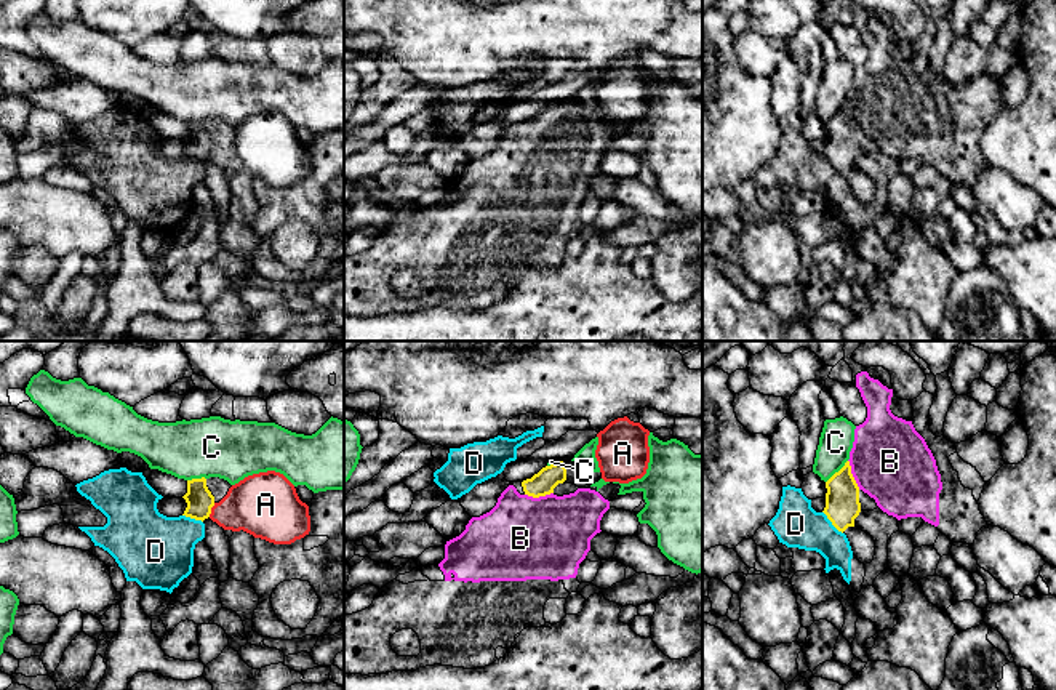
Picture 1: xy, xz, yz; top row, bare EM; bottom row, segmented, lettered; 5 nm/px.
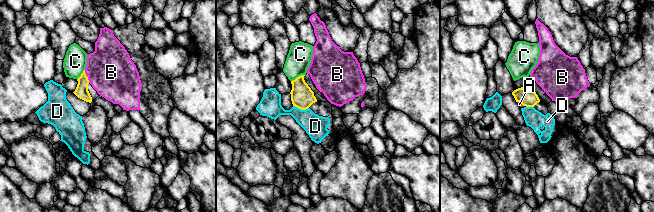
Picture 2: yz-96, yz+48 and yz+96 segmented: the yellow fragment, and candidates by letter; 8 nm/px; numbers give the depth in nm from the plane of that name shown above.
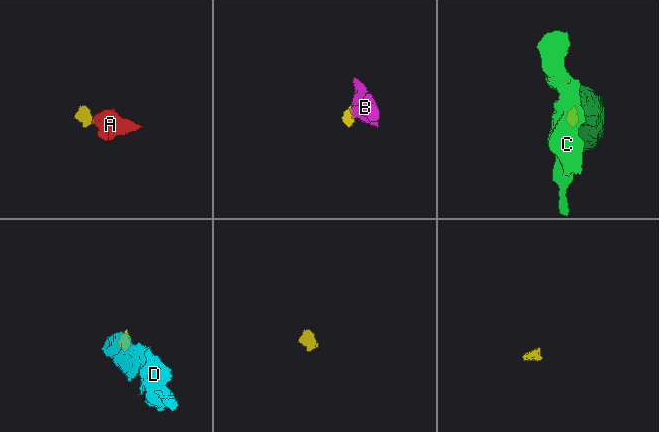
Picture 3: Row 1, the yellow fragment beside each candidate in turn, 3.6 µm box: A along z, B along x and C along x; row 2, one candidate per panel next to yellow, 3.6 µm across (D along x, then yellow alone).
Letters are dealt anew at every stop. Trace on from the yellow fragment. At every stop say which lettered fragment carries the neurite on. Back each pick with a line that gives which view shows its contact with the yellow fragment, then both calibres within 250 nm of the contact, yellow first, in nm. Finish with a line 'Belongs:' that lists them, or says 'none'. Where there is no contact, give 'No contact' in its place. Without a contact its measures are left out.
A: Touches yellow in xy. Thickness 140 nm (yellow) against 300 nm
B: Touches yellow in yz. Thickness 180 nm (yellow) against 400 nm
Belongs: A, B

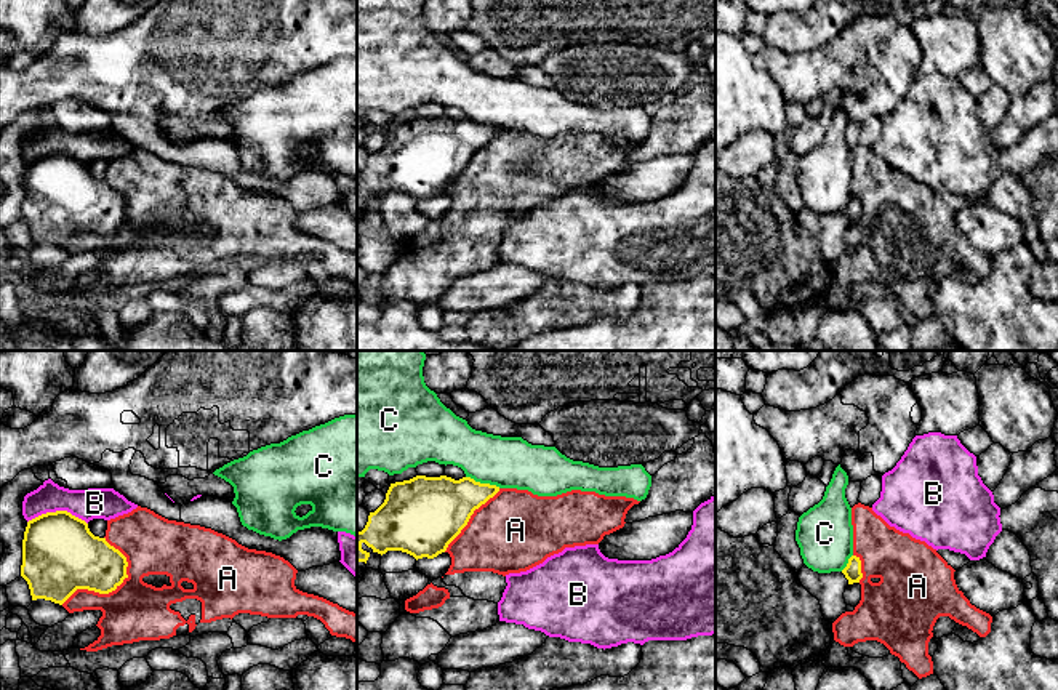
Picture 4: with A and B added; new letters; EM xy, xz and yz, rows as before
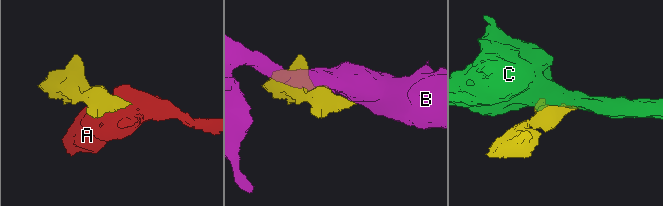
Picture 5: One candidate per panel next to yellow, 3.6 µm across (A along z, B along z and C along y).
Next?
Belongs: none

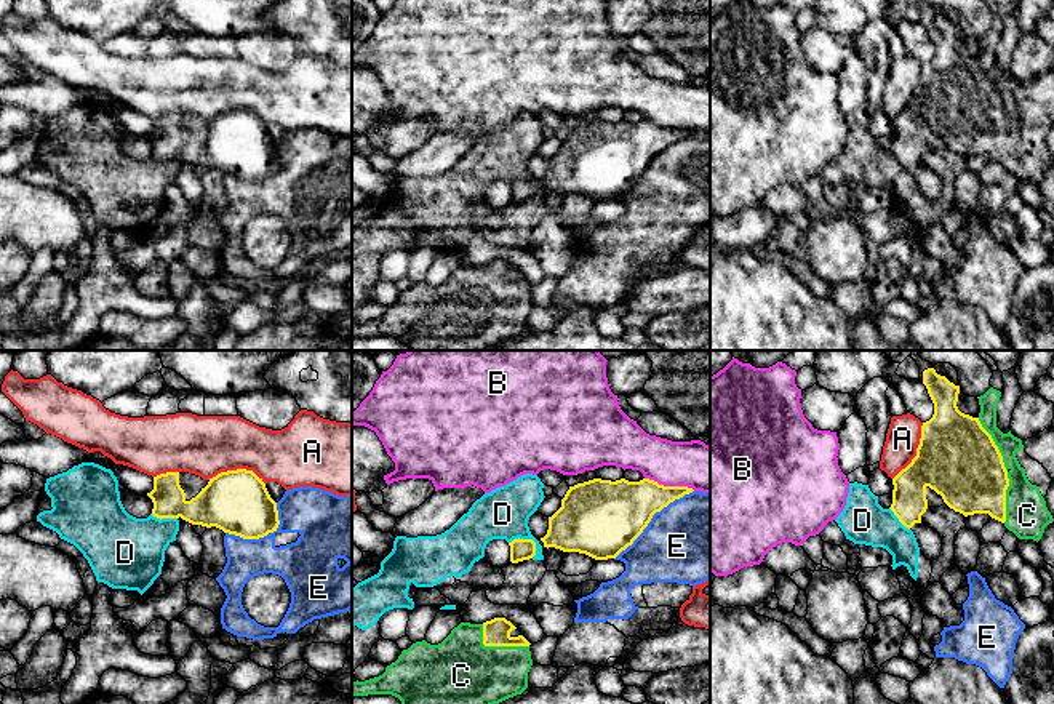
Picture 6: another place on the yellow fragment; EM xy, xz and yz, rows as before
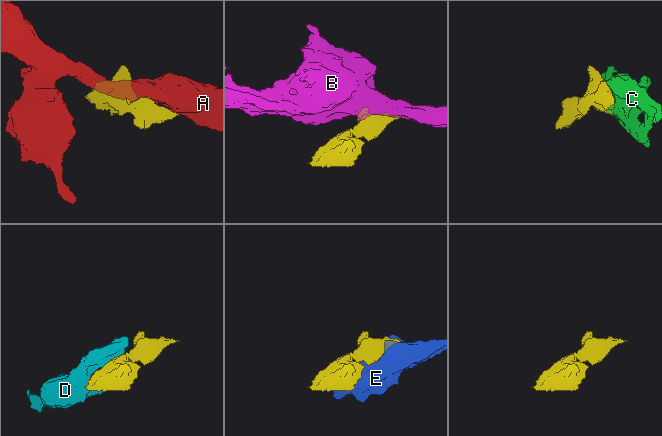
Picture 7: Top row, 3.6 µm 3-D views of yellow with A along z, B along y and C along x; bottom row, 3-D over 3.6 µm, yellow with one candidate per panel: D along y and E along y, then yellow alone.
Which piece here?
C: Touches yellow in yz. Thickness 400 nm (yellow) against 220 nm
Belongs: C

